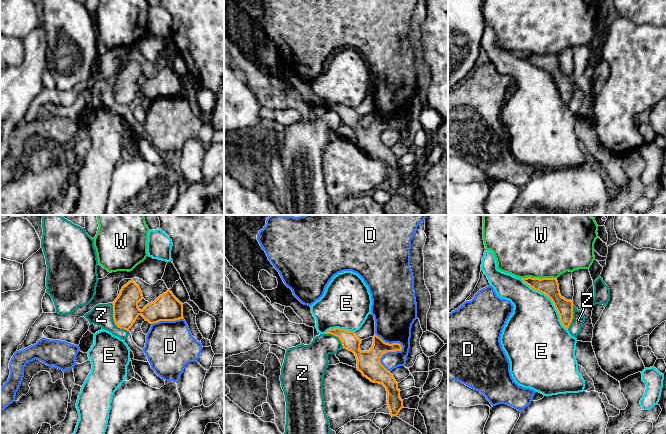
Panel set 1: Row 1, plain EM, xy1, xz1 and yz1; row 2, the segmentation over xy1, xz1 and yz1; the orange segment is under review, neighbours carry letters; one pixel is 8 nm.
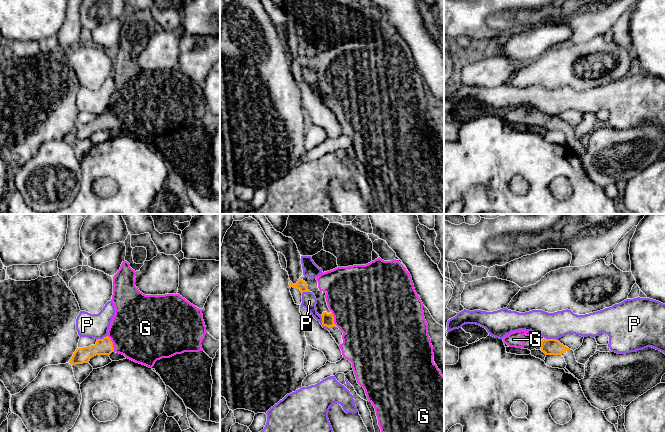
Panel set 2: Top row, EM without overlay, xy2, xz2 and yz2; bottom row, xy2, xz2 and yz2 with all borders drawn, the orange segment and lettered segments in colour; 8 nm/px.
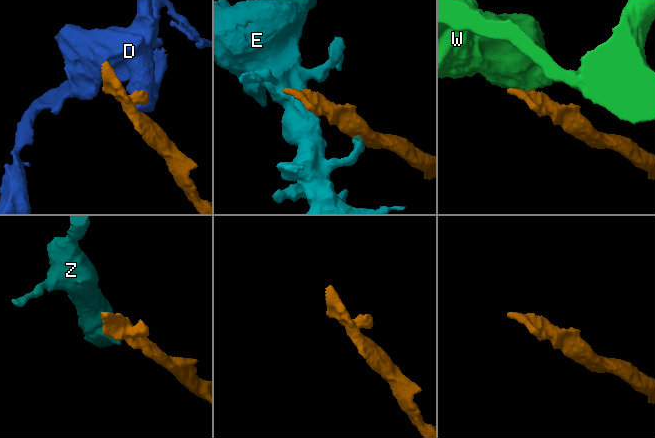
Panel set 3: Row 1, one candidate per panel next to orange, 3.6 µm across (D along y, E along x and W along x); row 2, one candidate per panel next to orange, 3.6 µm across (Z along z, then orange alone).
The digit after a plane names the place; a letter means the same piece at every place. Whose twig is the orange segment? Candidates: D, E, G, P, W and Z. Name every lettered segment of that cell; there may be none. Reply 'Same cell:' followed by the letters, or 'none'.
Same cell: G

